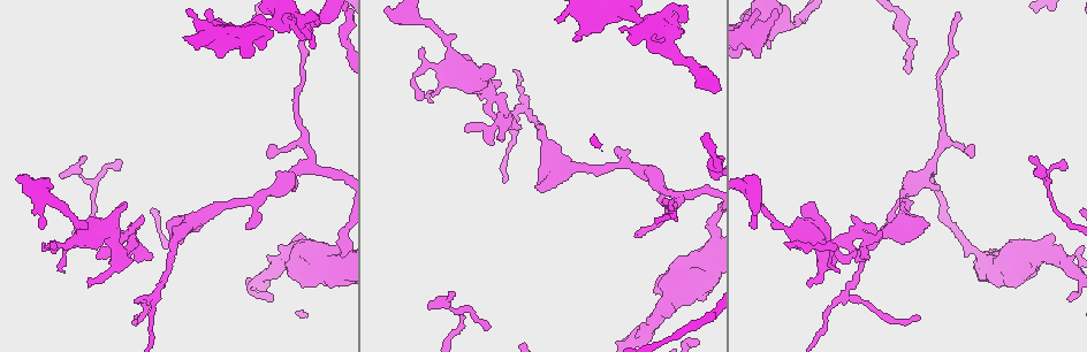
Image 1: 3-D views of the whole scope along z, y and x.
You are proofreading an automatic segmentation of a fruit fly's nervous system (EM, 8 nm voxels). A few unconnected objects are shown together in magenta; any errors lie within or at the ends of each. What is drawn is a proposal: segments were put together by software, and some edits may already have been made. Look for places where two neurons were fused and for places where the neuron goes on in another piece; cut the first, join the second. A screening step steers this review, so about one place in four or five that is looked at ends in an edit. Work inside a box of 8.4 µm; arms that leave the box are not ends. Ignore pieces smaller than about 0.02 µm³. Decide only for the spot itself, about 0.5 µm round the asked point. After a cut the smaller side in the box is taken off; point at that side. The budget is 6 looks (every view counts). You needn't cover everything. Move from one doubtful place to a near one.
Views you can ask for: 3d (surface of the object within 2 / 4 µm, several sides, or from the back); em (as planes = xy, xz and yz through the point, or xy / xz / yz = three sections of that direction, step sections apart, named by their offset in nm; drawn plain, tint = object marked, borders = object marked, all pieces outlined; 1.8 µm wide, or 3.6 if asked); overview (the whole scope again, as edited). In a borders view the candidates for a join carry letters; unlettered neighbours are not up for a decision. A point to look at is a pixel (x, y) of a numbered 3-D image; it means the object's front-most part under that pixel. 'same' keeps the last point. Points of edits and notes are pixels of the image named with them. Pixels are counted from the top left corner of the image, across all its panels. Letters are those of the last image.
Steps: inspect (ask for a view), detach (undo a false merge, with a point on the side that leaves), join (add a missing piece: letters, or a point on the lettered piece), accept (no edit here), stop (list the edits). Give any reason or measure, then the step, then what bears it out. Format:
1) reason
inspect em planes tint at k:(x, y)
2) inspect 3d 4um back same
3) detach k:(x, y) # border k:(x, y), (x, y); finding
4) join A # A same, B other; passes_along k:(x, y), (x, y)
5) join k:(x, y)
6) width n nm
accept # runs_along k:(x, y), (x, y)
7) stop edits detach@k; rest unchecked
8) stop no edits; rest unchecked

abrupt turn
inspect em xy step 16 borders at 1:(763, 14)

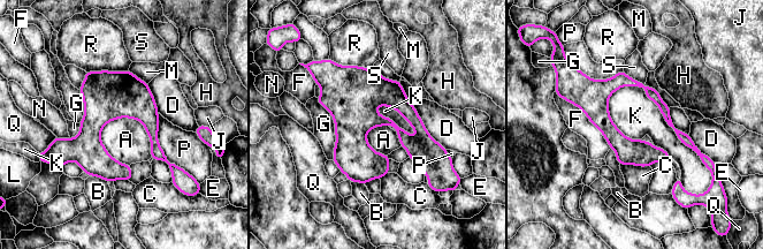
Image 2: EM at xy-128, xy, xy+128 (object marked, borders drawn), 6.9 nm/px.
accept # A other, B other, C other, D other, E other, F other, G other, H other, J other, K other, L other, M other, N other, P other, Q other, R other, S other; runs_along 2:(586, 80), (643, 85), (691, 144); continuous, no second neuron

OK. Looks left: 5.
branch stops here
inspect em planes tint at 1:(249, 227)

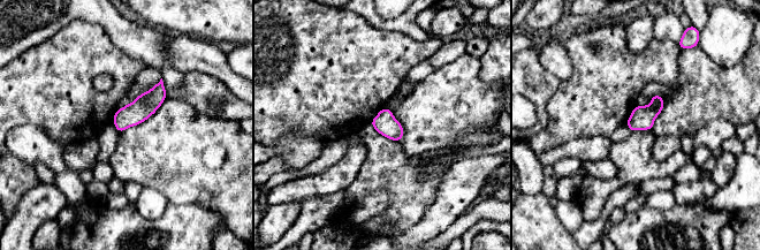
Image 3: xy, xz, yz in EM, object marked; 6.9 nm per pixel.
what lies round it
inspect em planes borders same

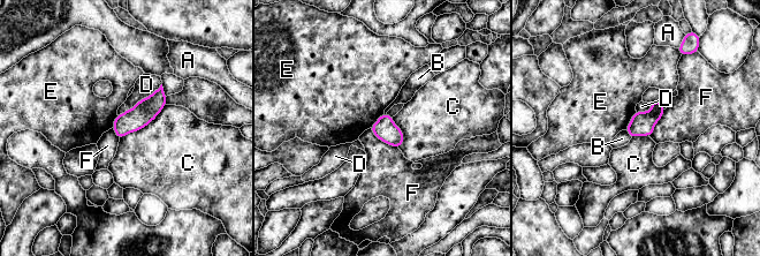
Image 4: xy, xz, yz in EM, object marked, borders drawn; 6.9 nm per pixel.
width 160 nm
accept # A other, B other, C other, D other, E other, F other; border 4:(166, 105), (146, 125), (120, 138); none of them fits

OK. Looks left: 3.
free end
inspect em planes plain at 1:(808, 285)

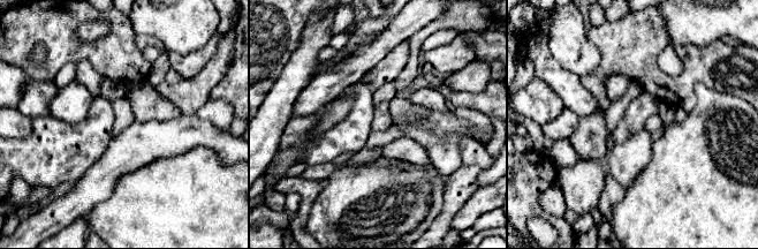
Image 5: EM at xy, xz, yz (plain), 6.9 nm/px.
what lies round it
inspect em planes borders same

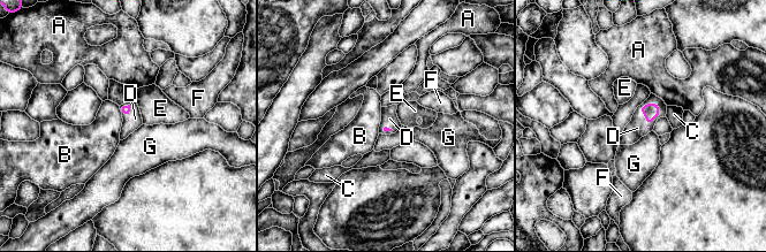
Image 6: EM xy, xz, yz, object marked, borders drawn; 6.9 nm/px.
join D # A other, B other, C other, D same, E other, F other, G other; passes_along 6:(651, 111), (659, 114), (637, 128); it goes on there

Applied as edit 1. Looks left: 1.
stop edits join@6; rest unchecked

